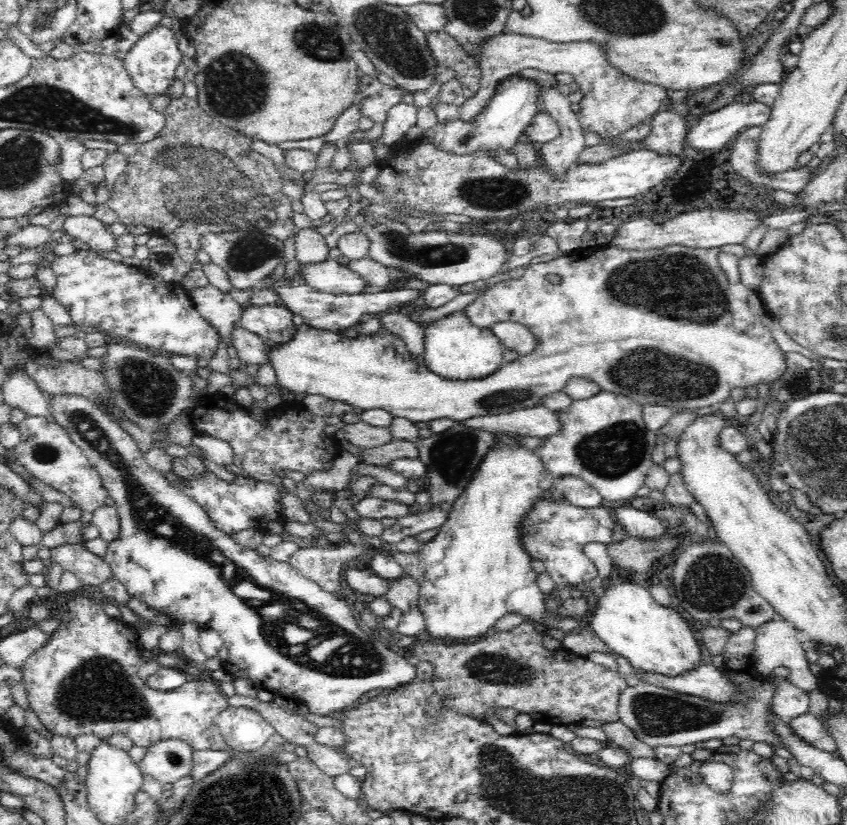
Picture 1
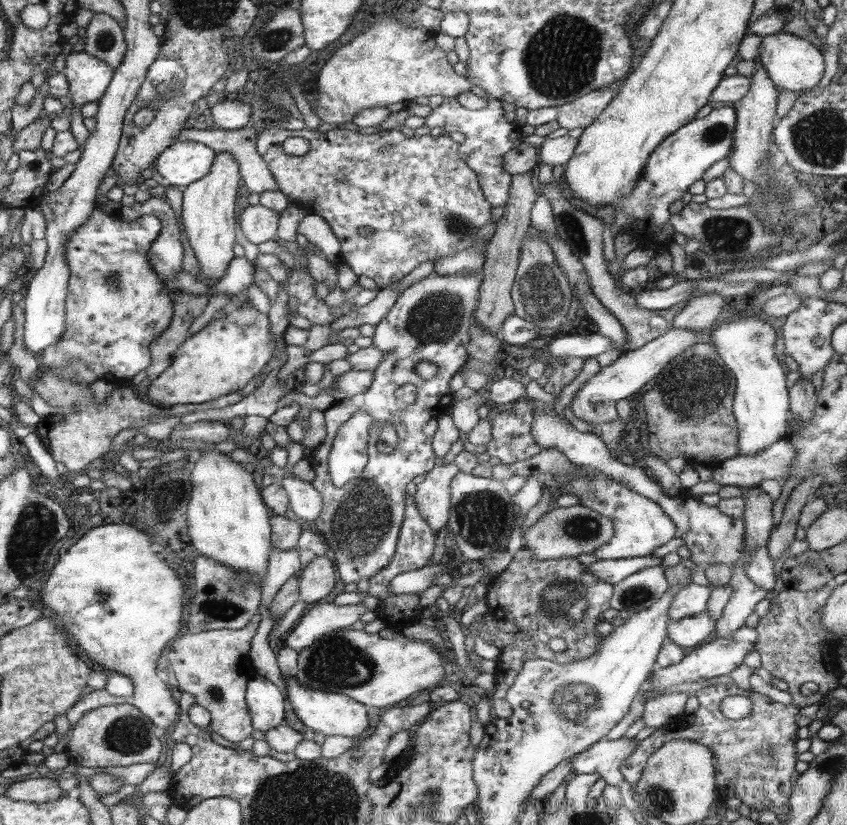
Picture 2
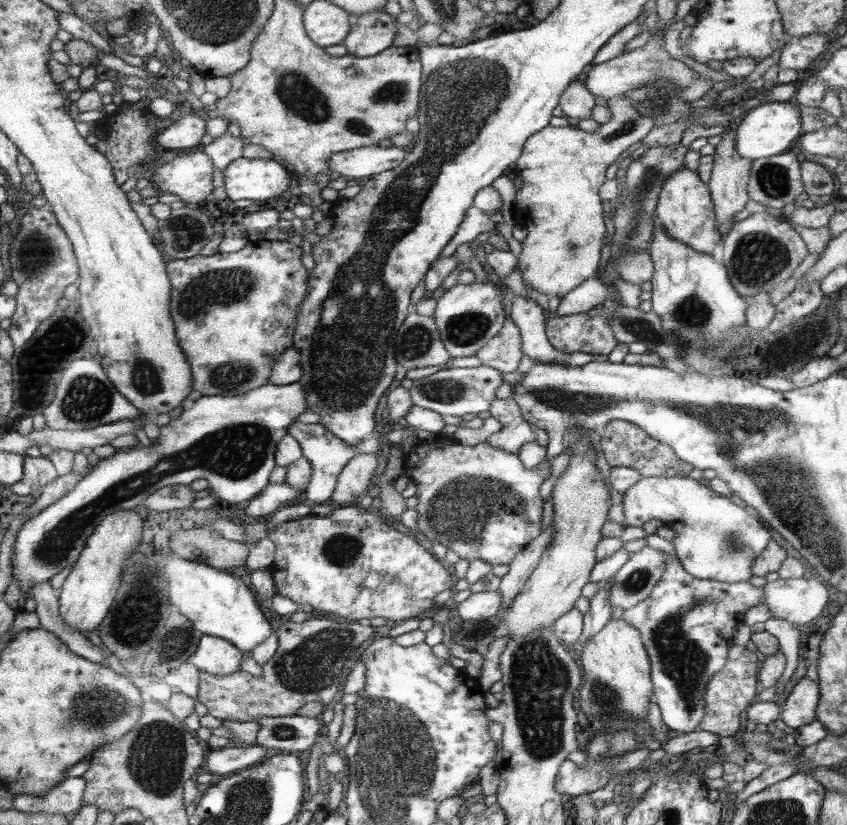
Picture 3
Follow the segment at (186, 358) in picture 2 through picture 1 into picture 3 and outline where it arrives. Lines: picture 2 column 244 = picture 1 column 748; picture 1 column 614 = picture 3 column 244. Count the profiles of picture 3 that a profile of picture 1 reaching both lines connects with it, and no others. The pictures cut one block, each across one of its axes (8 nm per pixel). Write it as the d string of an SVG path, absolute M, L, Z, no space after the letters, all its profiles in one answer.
M265 237L265 238L258 238L254 242L248 242L247 245L238 252L231 252L231 253L215 253L210 256L203 256L203 255L196 255L189 259L184 260L176 260L174 258L168 258L167 263L170 264L170 280L174 280L174 304L170 304L170 308L174 308L174 324L178 324L178 340L180 341L181 347L185 351L185 355L189 359L189 363L192 365L192 371L193 371L193 390L196 395L206 395L206 396L238 396L239 394L244 394L248 391L253 391L255 388L264 386L267 382L269 382L270 375L273 374L273 363L274 360L276 360L287 348L290 348L293 346L293 338L294 333L297 327L297 314L300 308L300 305L302 305L302 301L304 301L304 295L306 295L306 289L307 284L306 281L309 277L308 270L302 265L302 254L304 254L304 251L302 251L302 248L297 246L296 244L291 244L289 241L281 241L277 240L271 237Z

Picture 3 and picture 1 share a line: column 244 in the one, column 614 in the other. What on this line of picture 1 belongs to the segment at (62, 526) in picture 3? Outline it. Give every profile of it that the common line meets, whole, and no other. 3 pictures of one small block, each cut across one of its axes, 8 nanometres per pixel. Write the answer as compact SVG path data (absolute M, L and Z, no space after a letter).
M602 390L596 396L575 400L562 412L553 412L559 422L559 429L548 437L544 436L545 443L534 449L533 454L542 459L542 466L554 478L578 476L596 488L607 505L617 505L620 501L636 497L654 464L652 452L656 446L657 434L646 427L642 410L643 404L633 398Z

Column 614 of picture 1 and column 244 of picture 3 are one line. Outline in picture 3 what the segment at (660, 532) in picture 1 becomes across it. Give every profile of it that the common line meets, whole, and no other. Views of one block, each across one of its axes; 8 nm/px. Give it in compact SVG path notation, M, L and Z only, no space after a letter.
M285 482L282 484L270 483L269 487L262 491L261 494L252 502L248 502L244 506L244 514L248 518L248 522L260 520L266 516L274 514L280 504L289 502L304 492L292 489L290 485Z

